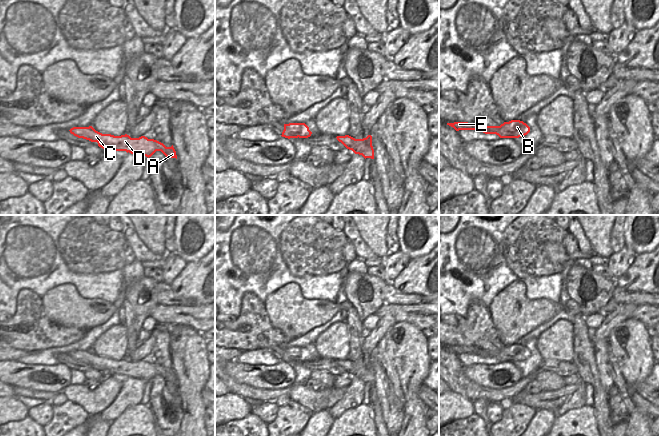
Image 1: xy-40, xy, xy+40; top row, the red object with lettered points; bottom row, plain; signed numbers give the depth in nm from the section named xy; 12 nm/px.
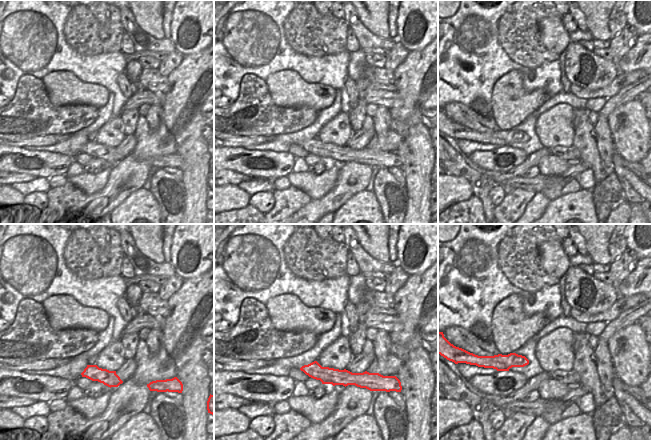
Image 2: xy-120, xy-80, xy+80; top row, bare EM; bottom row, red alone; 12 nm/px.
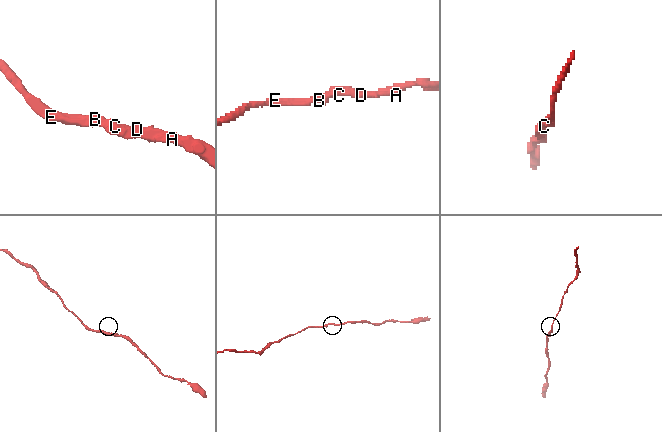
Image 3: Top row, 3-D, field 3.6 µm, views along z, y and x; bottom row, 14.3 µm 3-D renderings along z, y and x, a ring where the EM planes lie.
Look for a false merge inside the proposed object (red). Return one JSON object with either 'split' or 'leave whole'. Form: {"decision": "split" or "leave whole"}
{"decision": "leave whole"}

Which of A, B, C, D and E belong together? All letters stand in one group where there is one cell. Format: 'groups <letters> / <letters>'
groups A B C D E

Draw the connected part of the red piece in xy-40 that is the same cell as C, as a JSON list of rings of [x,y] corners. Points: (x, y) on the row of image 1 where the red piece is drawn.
[[[92,126],[73,127],[70,133],[78,138],[83,138],[91,142],[97,142],[98,146],[104,151],[126,151],[127,153],[151,157],[156,151],[161,151],[167,158],[176,158],[176,151],[173,147],[166,147],[163,143],[148,139],[145,136],[131,138],[129,135],[114,136],[111,134],[102,134],[96,131]]]

